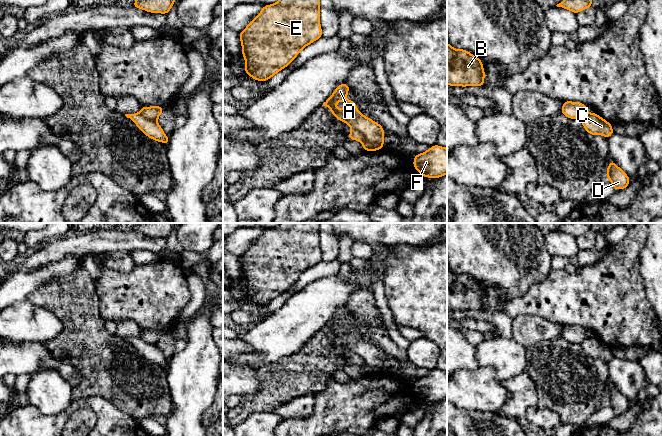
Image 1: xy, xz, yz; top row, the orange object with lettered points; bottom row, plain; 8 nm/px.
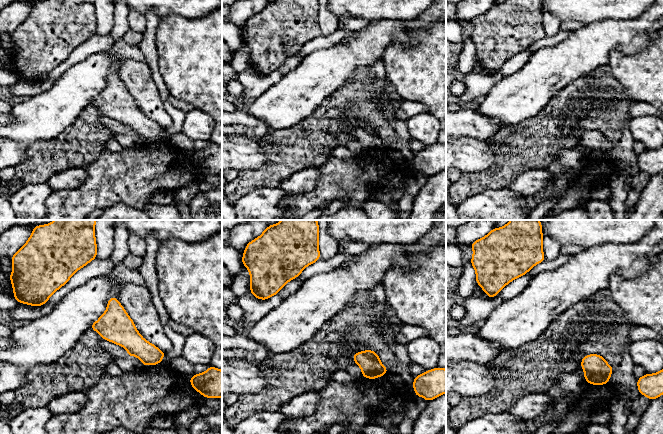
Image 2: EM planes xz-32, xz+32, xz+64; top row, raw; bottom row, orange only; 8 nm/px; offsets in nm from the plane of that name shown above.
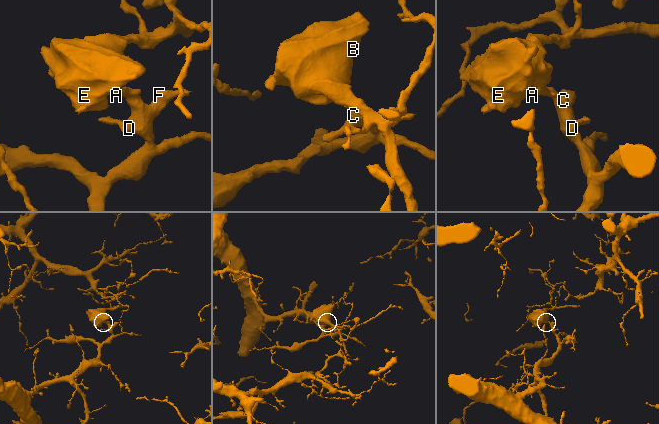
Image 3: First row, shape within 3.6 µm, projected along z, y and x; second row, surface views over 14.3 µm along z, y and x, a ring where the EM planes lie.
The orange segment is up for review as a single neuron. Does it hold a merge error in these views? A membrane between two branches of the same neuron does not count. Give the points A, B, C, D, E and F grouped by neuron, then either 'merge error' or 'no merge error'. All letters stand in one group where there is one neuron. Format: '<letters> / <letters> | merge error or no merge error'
A B E / C D F | merge error

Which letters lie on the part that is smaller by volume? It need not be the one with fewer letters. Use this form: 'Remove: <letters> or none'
Remove: A, B, E

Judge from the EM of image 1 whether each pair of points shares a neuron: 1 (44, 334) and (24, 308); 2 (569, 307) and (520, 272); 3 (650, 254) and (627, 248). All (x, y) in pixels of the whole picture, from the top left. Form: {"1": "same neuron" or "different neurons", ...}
{"1": "same neuron", "2": "different neurons", "3": "different neurons"}

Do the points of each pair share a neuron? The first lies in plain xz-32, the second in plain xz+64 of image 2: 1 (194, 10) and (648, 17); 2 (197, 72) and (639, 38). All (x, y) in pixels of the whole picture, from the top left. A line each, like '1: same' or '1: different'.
1: different
2: different

